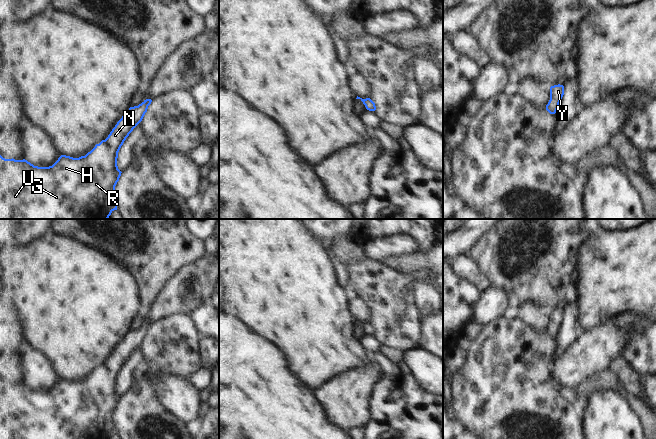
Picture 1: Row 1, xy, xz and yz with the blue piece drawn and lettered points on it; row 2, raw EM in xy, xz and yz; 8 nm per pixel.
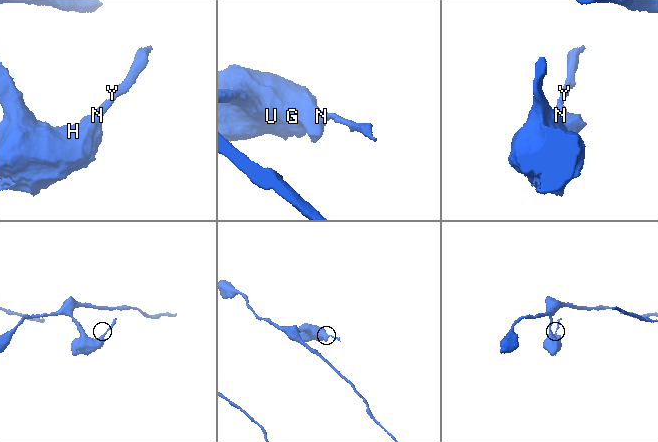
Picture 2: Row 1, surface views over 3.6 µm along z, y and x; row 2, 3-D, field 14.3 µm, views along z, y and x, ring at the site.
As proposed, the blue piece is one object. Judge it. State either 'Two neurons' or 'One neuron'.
One neuron

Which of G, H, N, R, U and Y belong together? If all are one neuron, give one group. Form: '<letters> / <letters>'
G H N R U Y

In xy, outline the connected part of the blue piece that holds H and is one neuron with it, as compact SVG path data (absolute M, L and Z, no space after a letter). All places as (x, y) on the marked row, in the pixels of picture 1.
M146 99L138 106L130 107L108 137L85 156L73 158L61 155L52 166L38 167L25 159L5 159L0 155L0 219L108 219L117 210L115 186L122 173L117 166L118 152L129 134L142 121L151 102L151 99Z

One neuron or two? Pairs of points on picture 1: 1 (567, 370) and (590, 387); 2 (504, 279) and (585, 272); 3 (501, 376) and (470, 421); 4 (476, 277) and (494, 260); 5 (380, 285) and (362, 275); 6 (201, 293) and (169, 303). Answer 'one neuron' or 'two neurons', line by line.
1: two neurons
2: two neurons
3: one neuron
4: two neurons
5: one neuron
6: one neuron

